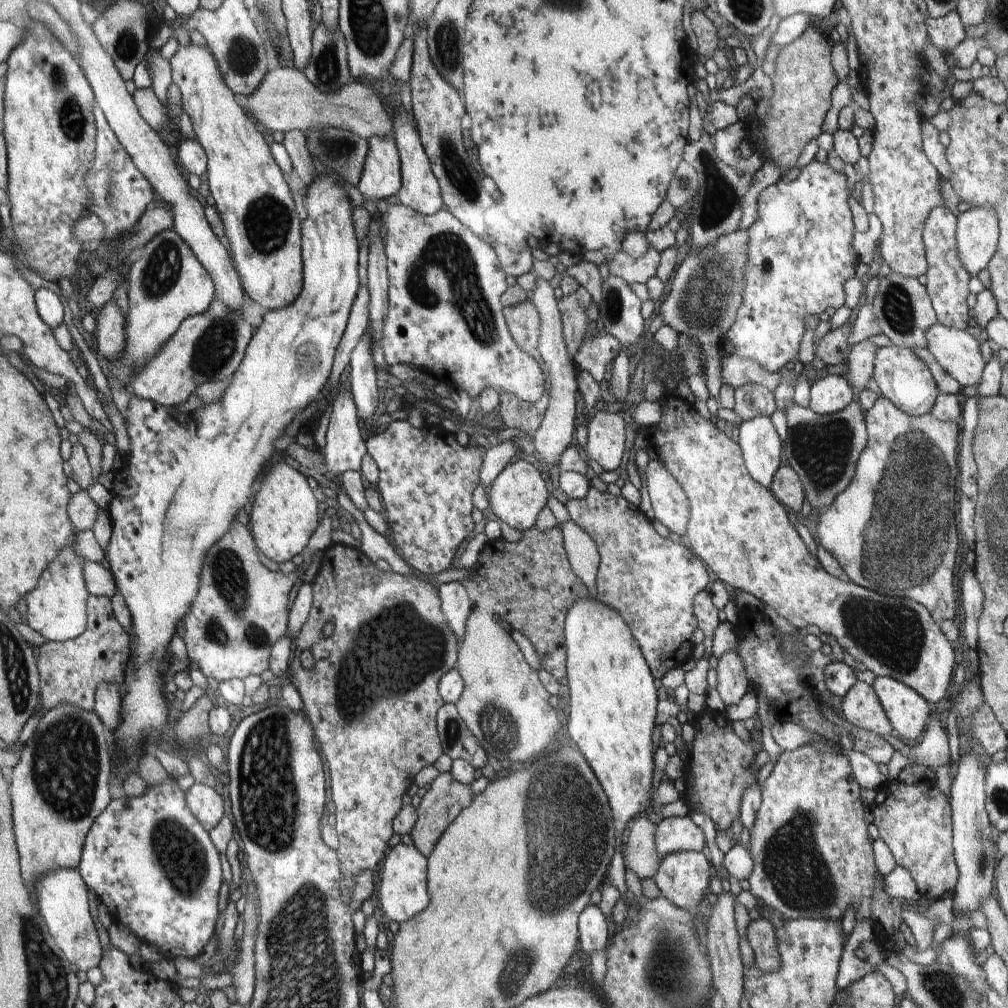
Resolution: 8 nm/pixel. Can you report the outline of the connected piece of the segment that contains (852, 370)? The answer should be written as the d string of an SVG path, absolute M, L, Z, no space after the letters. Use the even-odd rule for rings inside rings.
M868 340L852 346L849 358L846 360L848 372L845 377L857 393L866 390L866 384L873 377L876 350L878 346Z

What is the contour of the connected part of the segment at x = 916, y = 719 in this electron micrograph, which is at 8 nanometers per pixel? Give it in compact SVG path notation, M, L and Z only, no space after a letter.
M876 677L872 688L898 737L914 740L925 732L933 709L925 698L890 677Z

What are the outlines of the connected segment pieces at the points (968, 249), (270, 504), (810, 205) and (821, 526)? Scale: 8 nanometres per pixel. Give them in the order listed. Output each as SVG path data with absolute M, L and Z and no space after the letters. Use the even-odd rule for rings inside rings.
M974 206L957 217L956 246L964 268L976 276L988 266L999 241L996 210Z
M284 462L274 464L268 472L264 469L255 488L248 527L258 549L278 564L302 554L320 522L320 494L310 488L307 477Z
M814 158L809 164L801 168L798 177L793 181L782 182L779 180L762 190L760 196L758 196L758 216L756 216L756 221L747 228L748 238L750 238L750 240L748 240L748 266L744 268L746 286L744 286L744 292L742 292L742 304L740 304L732 328L728 330L724 338L732 342L732 346L734 346L734 355L748 358L748 360L754 360L754 362L758 362L758 364L760 364L764 370L768 370L768 372L779 372L788 362L798 359L800 340L804 336L804 332L806 332L805 318L811 314L818 315L830 306L836 308L836 310L844 306L844 284L846 284L850 278L854 278L856 267L859 262L858 256L852 246L852 238L854 238L854 232L856 232L856 230L854 228L852 212L850 212L848 202L851 183L852 181L846 174L836 172L836 170L832 170L832 167L828 166L826 162L820 162Z
M880 396L870 410L865 412L865 422L867 426L868 442L866 448L862 450L856 462L854 476L848 483L846 490L836 496L836 500L820 514L814 526L814 535L818 544L828 550L838 564L844 570L848 580L858 586L877 592L889 597L912 598L920 602L922 606L932 615L938 623L942 620L953 620L956 616L956 588L954 588L954 560L956 560L956 548L958 548L958 532L956 532L956 500L958 499L958 480L959 480L959 439L961 436L960 425L956 422L944 422L934 418L932 414L922 416L912 416L902 410L898 410L886 397Z

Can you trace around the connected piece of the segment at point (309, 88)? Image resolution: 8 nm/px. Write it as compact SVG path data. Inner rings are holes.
M271 65L258 90L246 98L245 111L248 111L255 122L260 122L268 130L282 133L289 130L306 132L306 130L336 126L350 130L367 141L374 136L394 139L392 118L387 116L374 89L359 83L358 80L353 80L336 92L324 94L306 78L303 72L290 65L284 68Z

